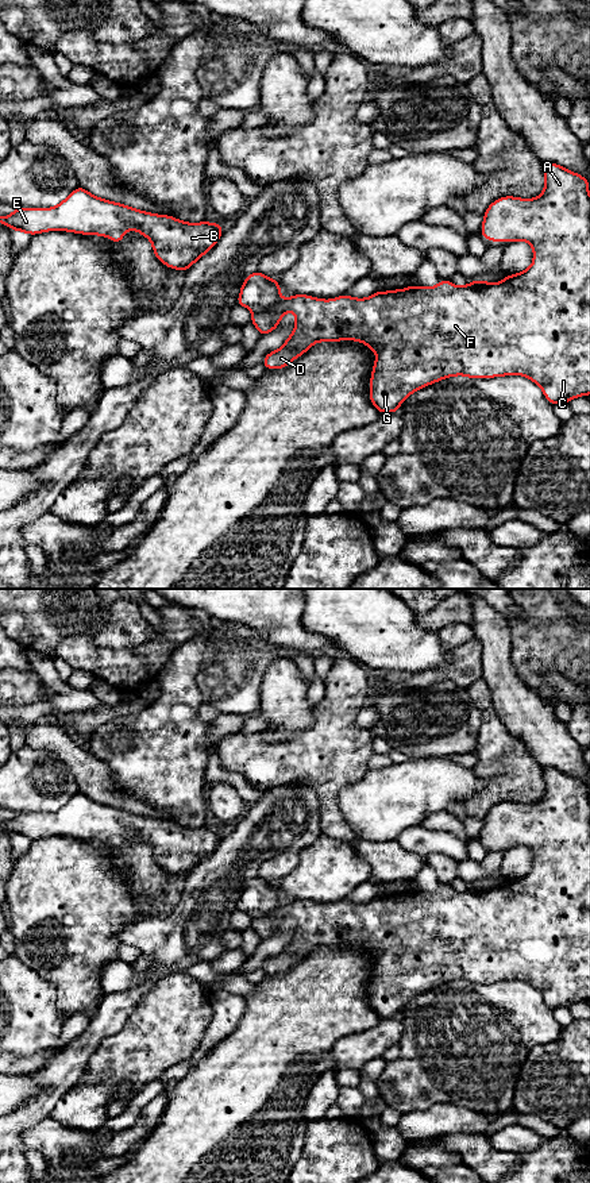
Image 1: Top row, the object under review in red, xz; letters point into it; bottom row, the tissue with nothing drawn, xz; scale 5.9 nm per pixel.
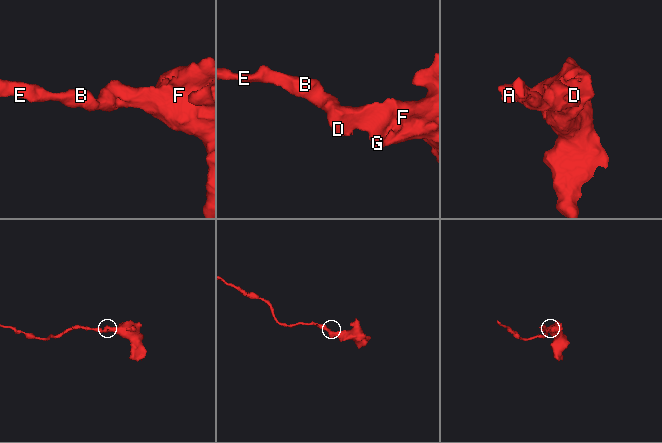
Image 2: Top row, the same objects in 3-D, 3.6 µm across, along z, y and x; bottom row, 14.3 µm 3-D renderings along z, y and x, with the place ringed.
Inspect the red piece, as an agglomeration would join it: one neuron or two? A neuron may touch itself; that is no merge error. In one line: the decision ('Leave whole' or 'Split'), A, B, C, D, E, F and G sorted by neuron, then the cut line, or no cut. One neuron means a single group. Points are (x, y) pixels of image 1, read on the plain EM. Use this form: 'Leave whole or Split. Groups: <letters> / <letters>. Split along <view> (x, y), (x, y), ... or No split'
Leave whole. Groups: A B C D E F G. No split

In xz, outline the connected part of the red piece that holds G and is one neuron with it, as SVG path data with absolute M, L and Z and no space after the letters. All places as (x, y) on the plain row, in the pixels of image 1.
M544 768L544 795L535 804L505 801L489 810L479 839L491 847L524 845L532 851L533 867L518 879L506 880L497 889L471 886L456 891L441 885L436 891L410 890L406 894L375 897L366 903L339 901L321 905L305 899L281 902L277 885L261 876L248 879L240 893L238 910L254 920L251 929L261 941L275 935L286 917L296 920L292 940L281 953L269 957L262 970L284 974L317 947L350 944L363 947L377 959L370 984L370 1006L381 1018L400 1016L400 1010L416 995L448 982L493 983L517 979L528 982L552 1009L570 1007L590 999L590 798L589 785L558 768Z

